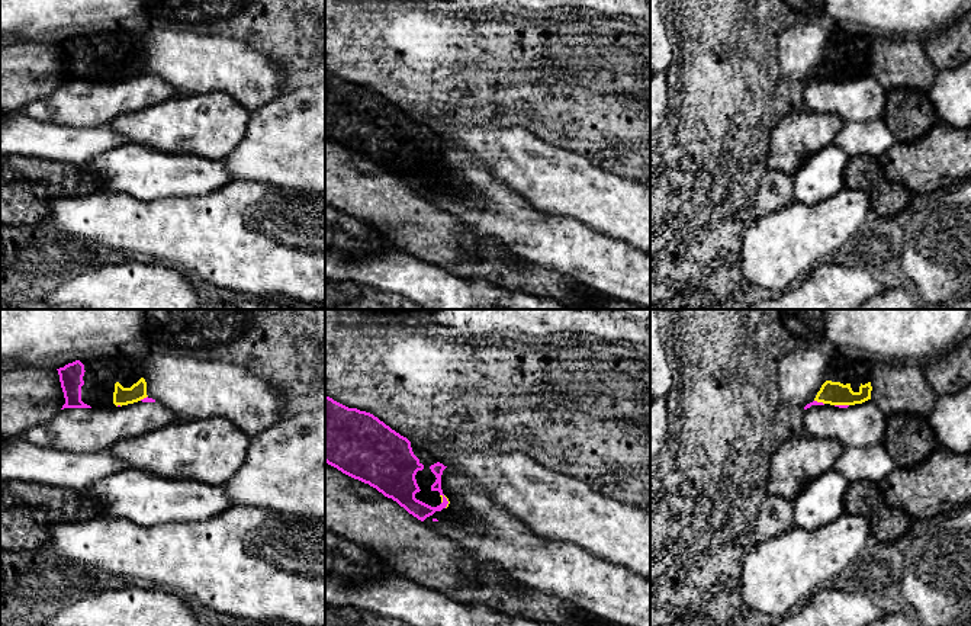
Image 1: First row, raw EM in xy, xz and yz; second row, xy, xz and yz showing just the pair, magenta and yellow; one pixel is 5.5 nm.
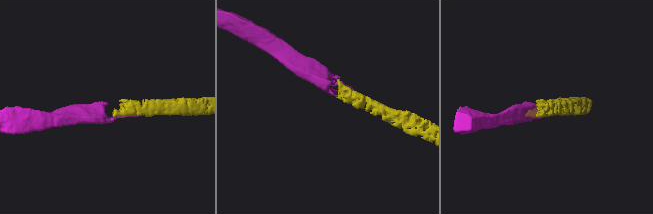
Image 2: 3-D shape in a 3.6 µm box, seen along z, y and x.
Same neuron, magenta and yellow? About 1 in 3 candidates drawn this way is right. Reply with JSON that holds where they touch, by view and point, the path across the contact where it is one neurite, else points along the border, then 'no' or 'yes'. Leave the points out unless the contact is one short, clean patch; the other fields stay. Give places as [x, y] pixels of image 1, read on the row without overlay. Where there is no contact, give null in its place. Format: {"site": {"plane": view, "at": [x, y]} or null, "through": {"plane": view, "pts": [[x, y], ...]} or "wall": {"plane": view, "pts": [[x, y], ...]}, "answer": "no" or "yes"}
{"site": {"plane": "xz", "at": [446, 175]}, "through": {"plane": "xz", "pts": [[402, 163], [418, 183], [446, 175], [444, 170]]}, "answer": "yes"}

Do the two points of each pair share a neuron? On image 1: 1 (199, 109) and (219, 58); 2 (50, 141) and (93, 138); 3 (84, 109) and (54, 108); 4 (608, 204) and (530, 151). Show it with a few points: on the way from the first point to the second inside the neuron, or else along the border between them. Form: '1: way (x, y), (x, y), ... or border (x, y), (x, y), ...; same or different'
1: border (179, 93), (228, 93), (238, 102); different
2: way (60, 143), (83, 143); same
3: way (77, 108), (61, 108); same
4: way (590, 195), (560, 182), (549, 170); same

